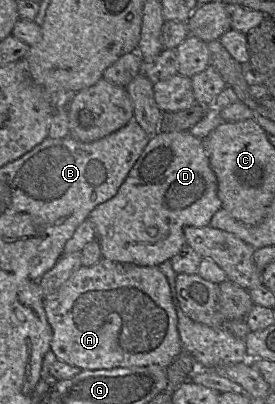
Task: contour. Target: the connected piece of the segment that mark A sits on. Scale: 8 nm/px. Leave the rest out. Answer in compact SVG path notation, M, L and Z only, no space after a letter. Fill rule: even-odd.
M104 258L90 267L81 265L55 293L45 297L44 309L52 329L50 348L56 359L81 370L149 365L167 368L182 351L170 287L158 267L120 263Z

